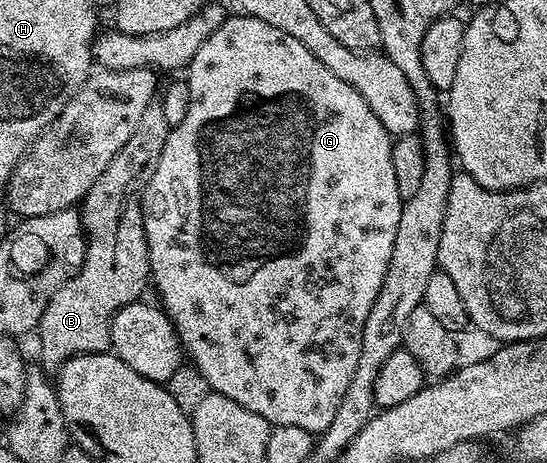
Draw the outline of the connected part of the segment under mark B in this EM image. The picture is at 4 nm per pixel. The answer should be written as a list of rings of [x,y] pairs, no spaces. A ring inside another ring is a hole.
[[[158,103],[145,107],[141,120],[137,122],[137,128],[125,147],[109,159],[109,167],[101,171],[97,183],[89,187],[89,191],[81,202],[83,214],[83,231],[87,235],[87,254],[83,260],[83,266],[74,273],[68,281],[60,287],[49,299],[45,311],[39,320],[38,333],[41,337],[41,355],[39,361],[45,368],[51,371],[58,370],[70,357],[76,357],[82,353],[106,353],[111,349],[111,324],[115,313],[121,311],[129,303],[140,300],[143,292],[149,289],[151,268],[149,267],[149,251],[145,239],[145,227],[143,226],[143,206],[141,198],[143,188],[153,179],[153,171],[157,171],[157,163],[161,160],[161,151],[165,148],[165,139],[169,132],[169,126],[165,114],[161,112]]]

